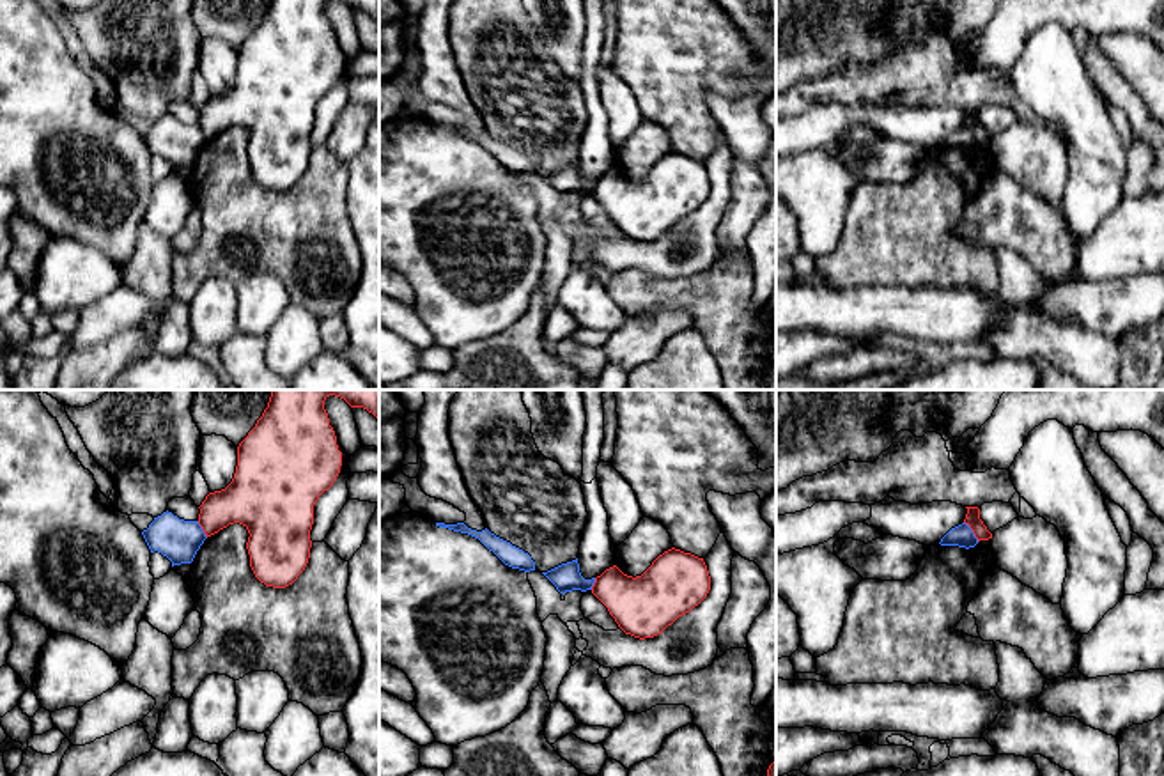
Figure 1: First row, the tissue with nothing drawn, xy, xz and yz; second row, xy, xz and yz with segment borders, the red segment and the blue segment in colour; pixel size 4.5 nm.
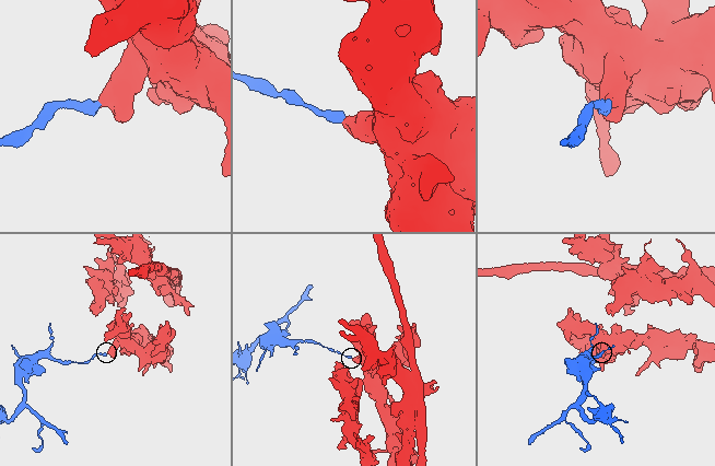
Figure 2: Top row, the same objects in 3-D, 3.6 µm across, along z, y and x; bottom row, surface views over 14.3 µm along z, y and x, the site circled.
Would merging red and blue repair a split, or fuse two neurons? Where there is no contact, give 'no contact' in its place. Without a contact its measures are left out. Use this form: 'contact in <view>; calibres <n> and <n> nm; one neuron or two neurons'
contact in yz; calibres 70 and 100 nm; two neurons

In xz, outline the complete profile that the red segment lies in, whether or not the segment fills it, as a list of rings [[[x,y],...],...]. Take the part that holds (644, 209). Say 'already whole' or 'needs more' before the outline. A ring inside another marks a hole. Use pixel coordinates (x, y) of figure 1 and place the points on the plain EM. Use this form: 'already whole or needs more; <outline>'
already whole; [[[675,151],[659,158],[641,179],[627,179],[613,168],[592,190],[618,230],[640,243],[661,237],[698,209],[709,193],[703,161]]]

